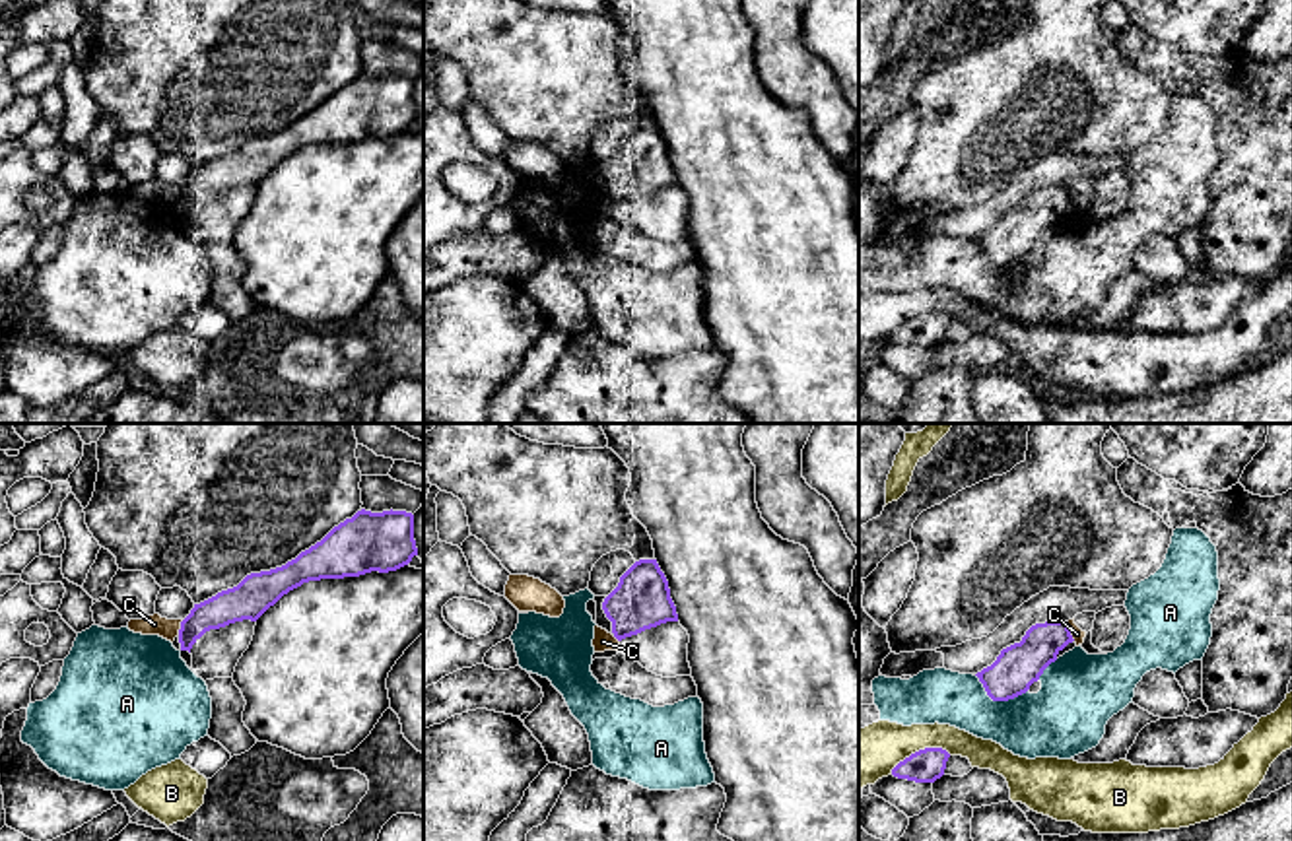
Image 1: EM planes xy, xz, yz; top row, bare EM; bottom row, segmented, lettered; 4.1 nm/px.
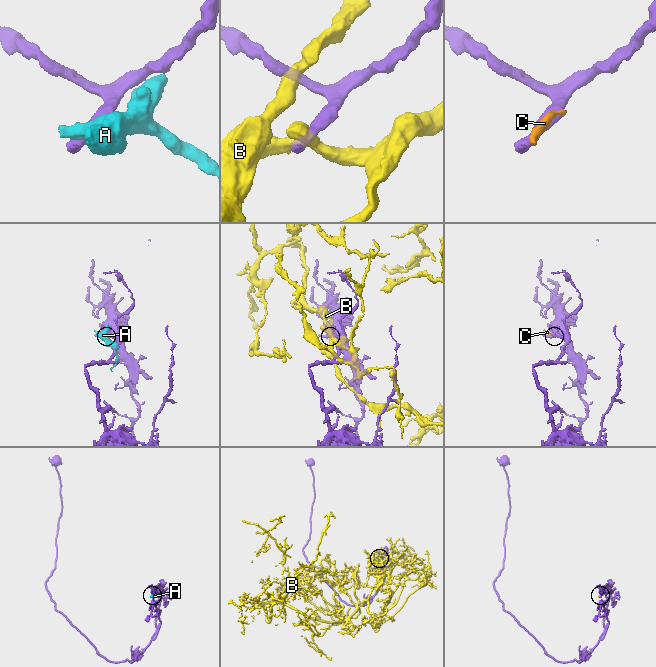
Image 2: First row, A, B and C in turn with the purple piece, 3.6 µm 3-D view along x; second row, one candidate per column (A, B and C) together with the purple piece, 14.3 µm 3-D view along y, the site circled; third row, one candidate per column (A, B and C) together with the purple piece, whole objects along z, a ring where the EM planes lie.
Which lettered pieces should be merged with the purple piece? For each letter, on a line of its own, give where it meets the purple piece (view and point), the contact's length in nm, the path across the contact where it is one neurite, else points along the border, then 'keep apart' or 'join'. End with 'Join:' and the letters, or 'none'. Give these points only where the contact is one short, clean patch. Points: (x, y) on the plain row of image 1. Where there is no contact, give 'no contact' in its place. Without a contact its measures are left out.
A: contact yz (997, 265); length 220 nm; keep apart
B: contact yz (919, 315); length 260 nm; keep apart
C: contact yz (1069, 197); length 90 nm; keep apart
Join: none

